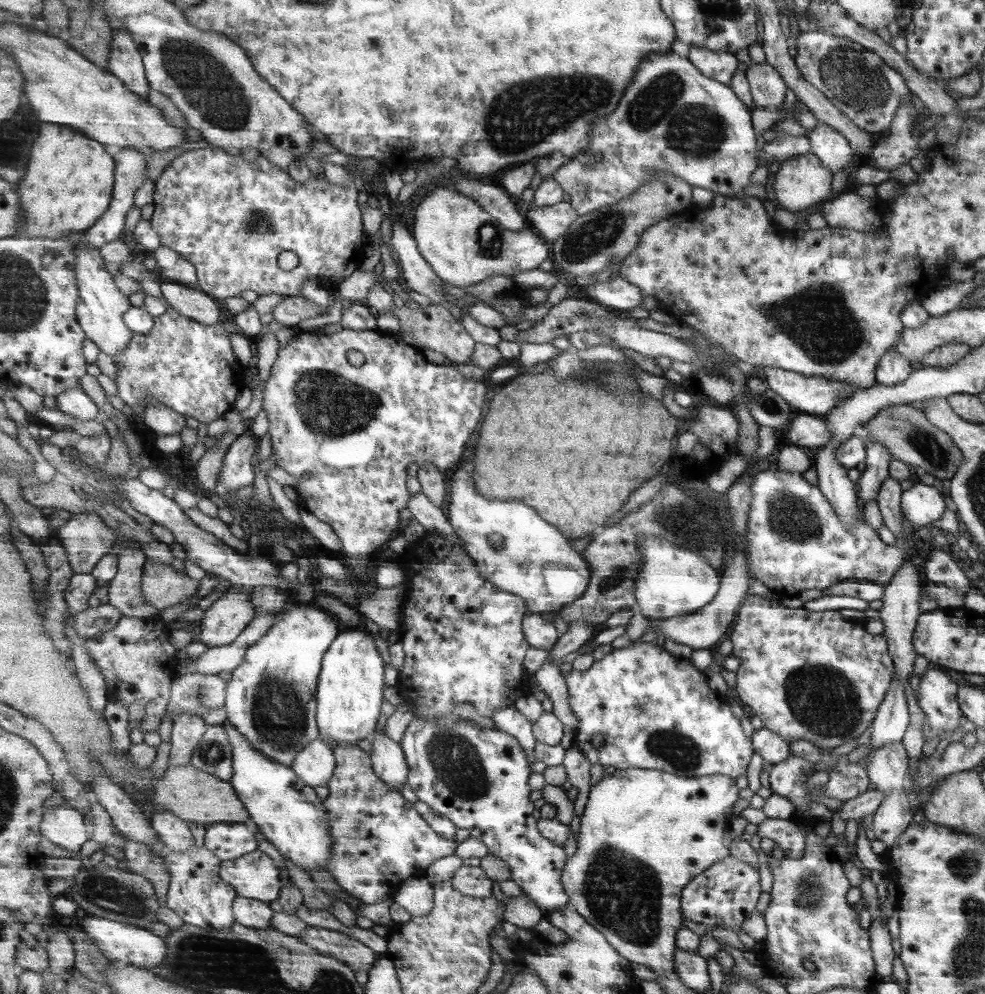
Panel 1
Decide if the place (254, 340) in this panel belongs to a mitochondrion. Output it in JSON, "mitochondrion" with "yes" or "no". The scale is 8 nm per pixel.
{"mitochondrion":"no"}

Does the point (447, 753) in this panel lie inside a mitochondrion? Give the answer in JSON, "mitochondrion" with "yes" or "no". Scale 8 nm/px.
{"mitochondrion":"yes"}

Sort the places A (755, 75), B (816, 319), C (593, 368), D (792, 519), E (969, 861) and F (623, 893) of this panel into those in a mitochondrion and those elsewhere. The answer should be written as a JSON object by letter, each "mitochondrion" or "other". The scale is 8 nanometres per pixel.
{"A":"other","B":"mitochondrion","C":"mitochondrion","D":"mitochondrion","E":"mitochondrion","F":"mitochondrion"}

